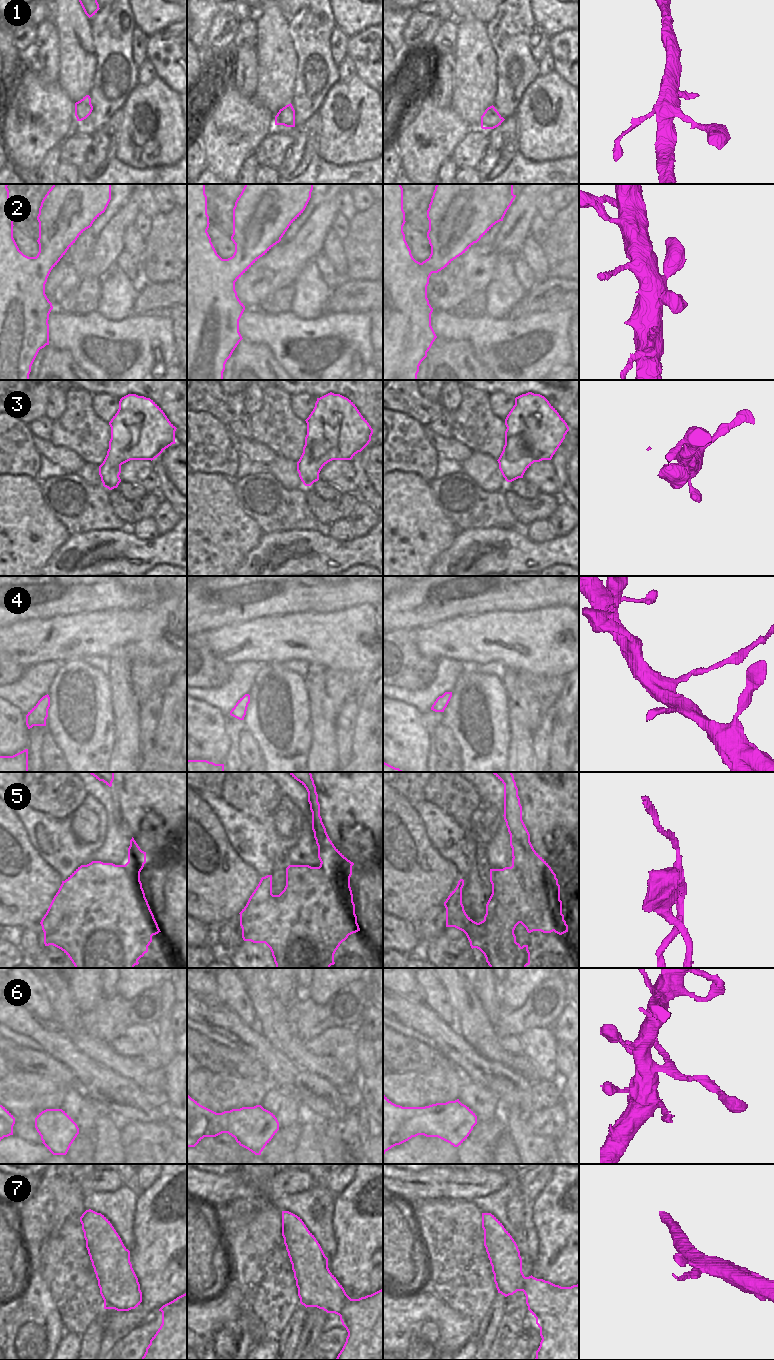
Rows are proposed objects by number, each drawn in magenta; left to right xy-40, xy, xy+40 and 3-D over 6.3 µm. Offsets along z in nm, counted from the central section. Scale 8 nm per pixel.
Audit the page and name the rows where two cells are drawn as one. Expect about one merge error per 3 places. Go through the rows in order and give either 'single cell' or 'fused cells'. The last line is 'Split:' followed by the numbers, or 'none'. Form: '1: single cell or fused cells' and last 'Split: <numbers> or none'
1: single cell
2: single cell
3: single cell
4: fused cells
5: fused cells
6: fused cells
7: single cell
Split: 4, 5, 6

